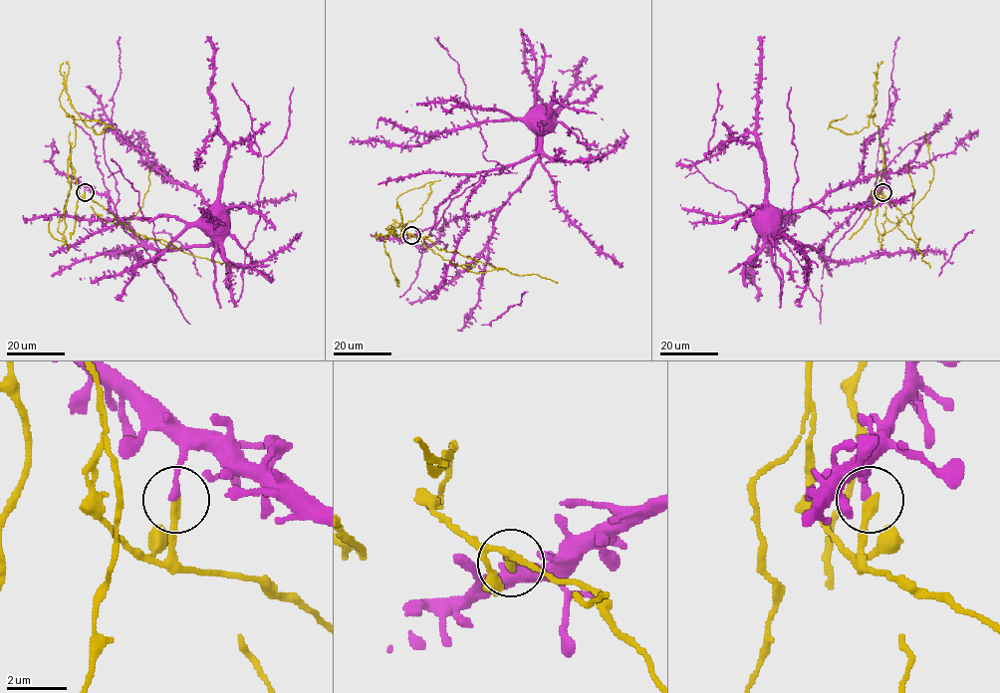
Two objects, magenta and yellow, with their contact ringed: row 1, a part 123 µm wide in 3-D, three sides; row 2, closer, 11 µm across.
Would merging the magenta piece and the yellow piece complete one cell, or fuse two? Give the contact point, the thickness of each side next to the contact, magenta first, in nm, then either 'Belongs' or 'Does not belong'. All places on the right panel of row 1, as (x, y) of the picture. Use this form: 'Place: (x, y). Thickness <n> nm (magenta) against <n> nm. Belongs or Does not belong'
Place: (882, 192). Thickness 240 nm (magenta) against 320 nm. Does not belong

